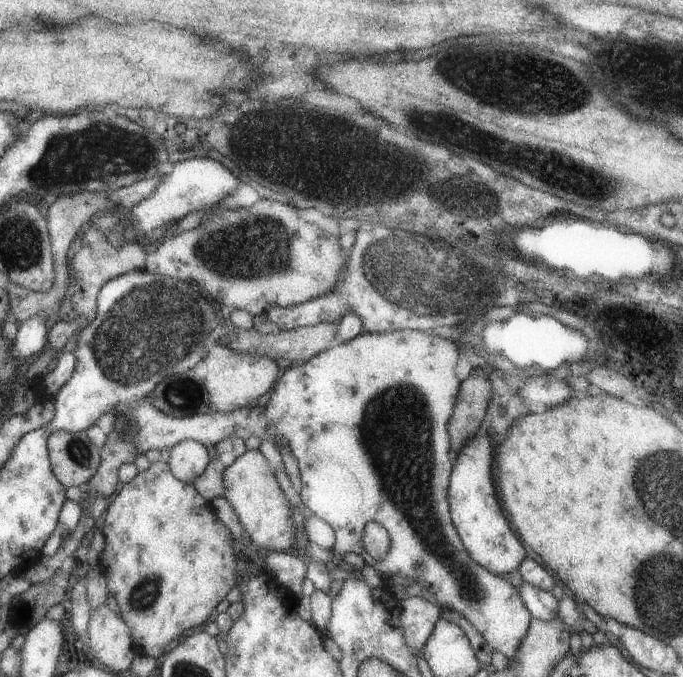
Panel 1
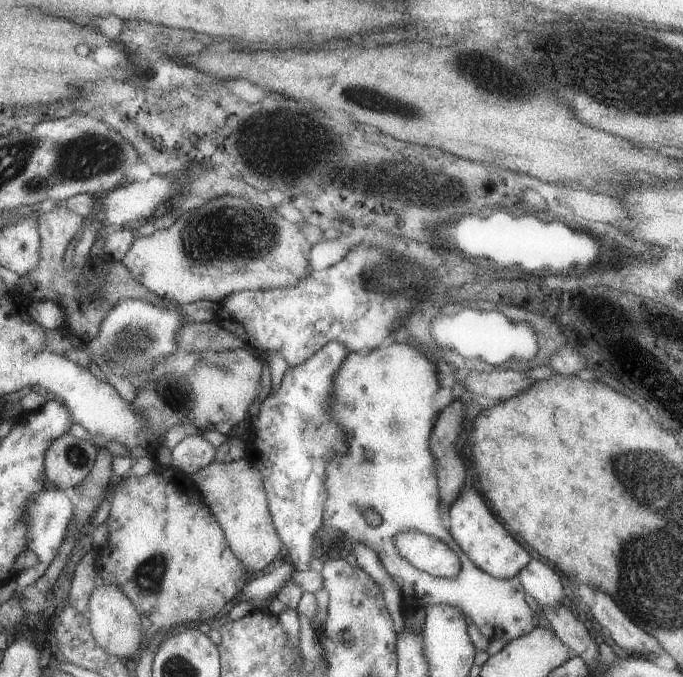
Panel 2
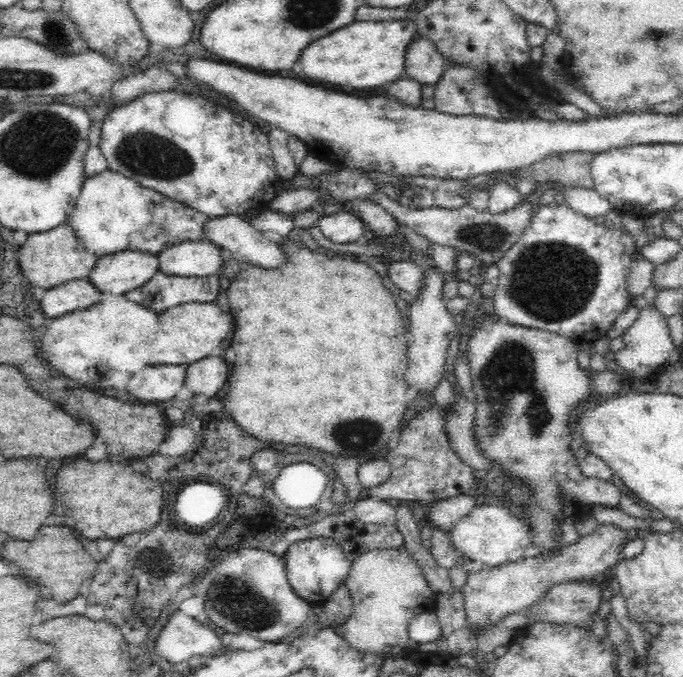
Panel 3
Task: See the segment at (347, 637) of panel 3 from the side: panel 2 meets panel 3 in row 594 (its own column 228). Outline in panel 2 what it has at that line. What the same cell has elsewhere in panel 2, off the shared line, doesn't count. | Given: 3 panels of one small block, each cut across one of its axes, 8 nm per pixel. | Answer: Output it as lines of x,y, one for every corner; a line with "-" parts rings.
245,349
228,351
192,351
187,354
174,352
166,355
160,363
150,367
149,381
157,379
158,375
173,375
183,377
192,386
194,403
187,421
191,422
200,433
217,430
219,434
230,437
236,434
241,423
249,419
248,410
251,401
259,390
262,362

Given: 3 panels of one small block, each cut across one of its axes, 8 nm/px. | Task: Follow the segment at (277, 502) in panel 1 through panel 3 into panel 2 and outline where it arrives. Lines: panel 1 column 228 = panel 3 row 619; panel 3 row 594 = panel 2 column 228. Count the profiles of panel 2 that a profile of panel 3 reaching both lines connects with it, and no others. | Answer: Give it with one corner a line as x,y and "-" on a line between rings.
245,456
228,463
214,460
185,478
198,488
203,502
219,523
231,552
243,563
246,572
263,570
279,554
282,542
268,511
261,475

